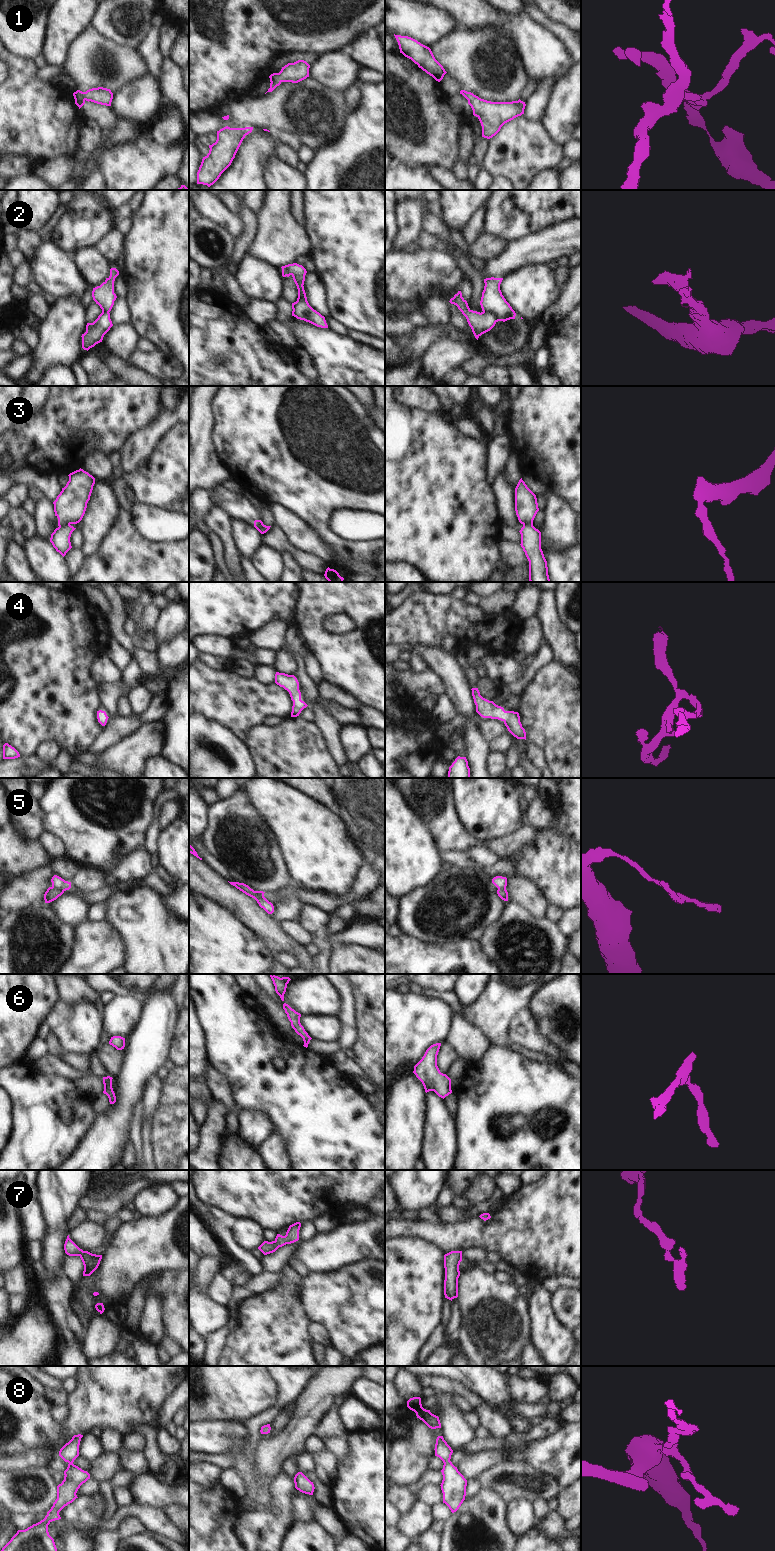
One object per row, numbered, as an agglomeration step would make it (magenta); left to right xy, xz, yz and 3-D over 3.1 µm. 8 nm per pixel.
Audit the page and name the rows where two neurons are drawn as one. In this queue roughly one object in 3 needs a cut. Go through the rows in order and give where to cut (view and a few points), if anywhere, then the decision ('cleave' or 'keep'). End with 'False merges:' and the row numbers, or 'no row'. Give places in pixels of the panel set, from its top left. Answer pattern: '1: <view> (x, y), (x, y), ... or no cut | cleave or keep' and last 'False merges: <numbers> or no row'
1: no cut | keep
2: yz (483, 311), (493, 313), (496, 321) | cleave
3: xy (69, 523), (59, 526) | cleave
4: no cut | keep
5: xy (52, 885), (63, 891) | cleave
6: no cut | keep
7: no cut | keep
8: no cut | keep
False merges: 2, 3, 5

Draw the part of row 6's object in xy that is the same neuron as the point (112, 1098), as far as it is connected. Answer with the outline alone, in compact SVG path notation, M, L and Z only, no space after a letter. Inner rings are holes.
M110 1076L103 1077L103 1084L104 1084L103 1093L108 1096L110 1104L114 1104L116 1102L116 1096L112 1088L112 1079L113 1078Z

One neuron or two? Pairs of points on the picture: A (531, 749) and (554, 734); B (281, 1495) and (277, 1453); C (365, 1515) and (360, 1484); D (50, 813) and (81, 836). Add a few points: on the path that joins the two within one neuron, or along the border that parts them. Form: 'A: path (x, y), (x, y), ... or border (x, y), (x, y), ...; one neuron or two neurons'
A: border (527, 742), (537, 744), (541, 748), (546, 767); two neurons
B: border (281, 1470), (272, 1478); two neurons
C: path (365, 1507), (365, 1492); one neuron
D: path (58, 813), (73, 828); one neuron

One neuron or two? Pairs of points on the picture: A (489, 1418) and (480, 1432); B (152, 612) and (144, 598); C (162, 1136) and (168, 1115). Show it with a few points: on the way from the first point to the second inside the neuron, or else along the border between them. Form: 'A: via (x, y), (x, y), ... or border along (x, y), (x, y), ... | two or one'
A: border along (481, 1424), (491, 1435) | two
B: border along (151, 603), (142, 609) | two
C: via (167, 1131), (168, 1120) | one

